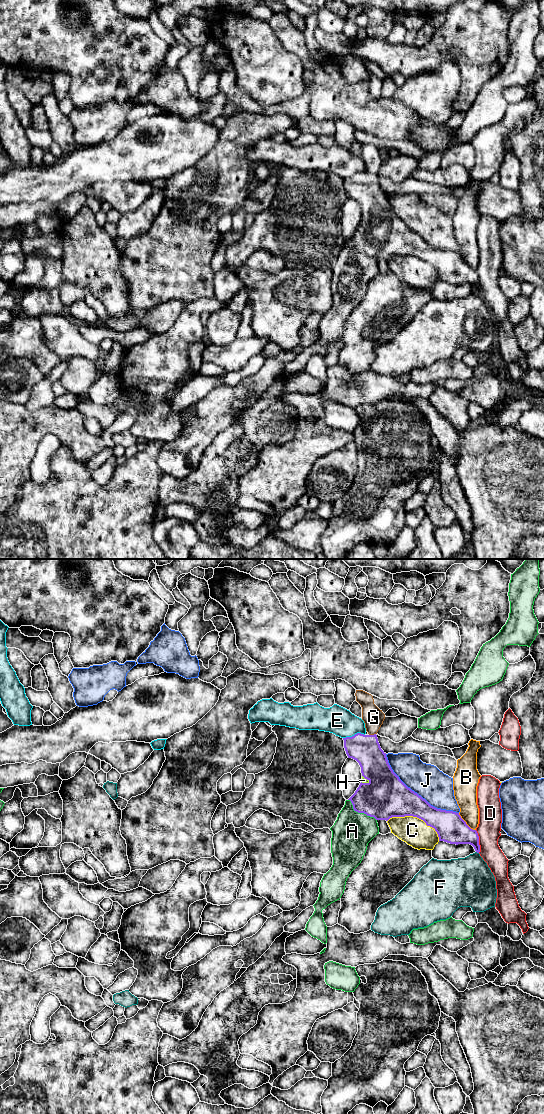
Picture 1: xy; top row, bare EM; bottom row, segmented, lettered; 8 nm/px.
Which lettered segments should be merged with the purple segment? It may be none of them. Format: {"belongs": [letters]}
{"belongs": ["G", "H"]}

